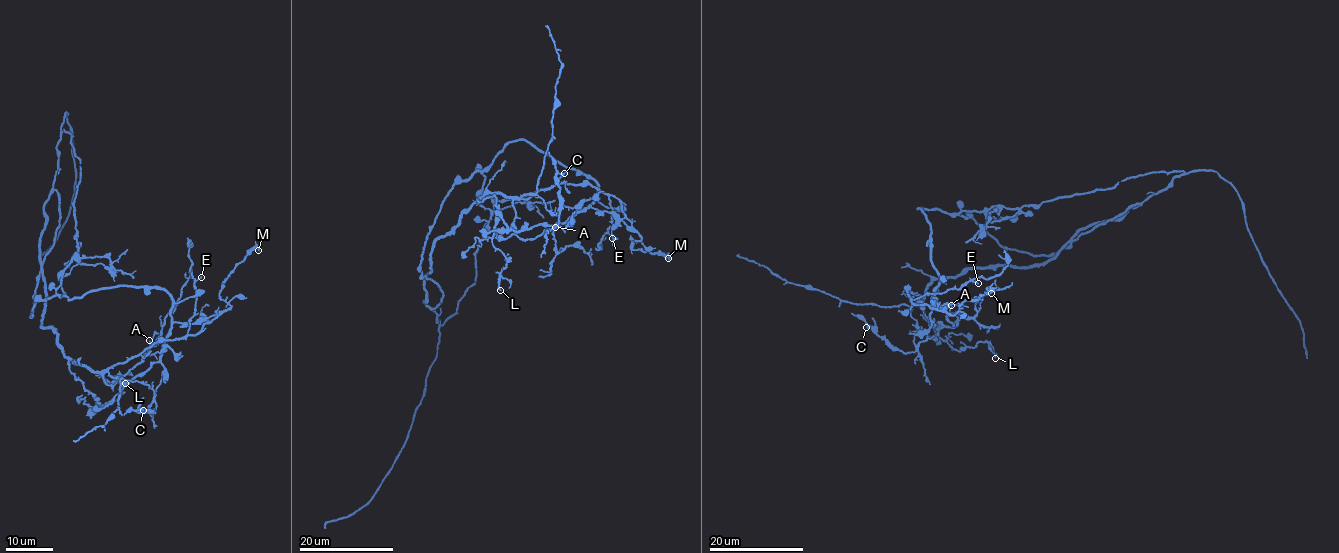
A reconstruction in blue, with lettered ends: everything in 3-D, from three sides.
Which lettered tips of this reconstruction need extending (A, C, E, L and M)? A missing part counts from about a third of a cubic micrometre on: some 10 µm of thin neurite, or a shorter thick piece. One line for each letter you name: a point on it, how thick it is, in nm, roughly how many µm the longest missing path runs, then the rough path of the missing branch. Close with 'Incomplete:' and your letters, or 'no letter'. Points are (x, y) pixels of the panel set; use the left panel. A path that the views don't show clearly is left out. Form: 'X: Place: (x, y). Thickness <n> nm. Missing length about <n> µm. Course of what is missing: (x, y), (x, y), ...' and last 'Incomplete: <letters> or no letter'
Incomplete: no letter

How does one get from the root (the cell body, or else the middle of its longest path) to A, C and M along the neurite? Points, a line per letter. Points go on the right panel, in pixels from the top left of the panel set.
A: (1073, 238), (1045, 262), (969, 267), (932, 281), (923, 302), (928, 318), (954, 326), (946, 314), (951, 305)
C: (1073, 238), (1045, 262), (969, 267), (932, 281), (909, 309), (917, 325), (914, 351), (893, 348), (866, 327)
M: (1073, 238), (1045, 262), (964, 269), (932, 281), (922, 299), (906, 291), (912, 303), (952, 315), (991, 293)

